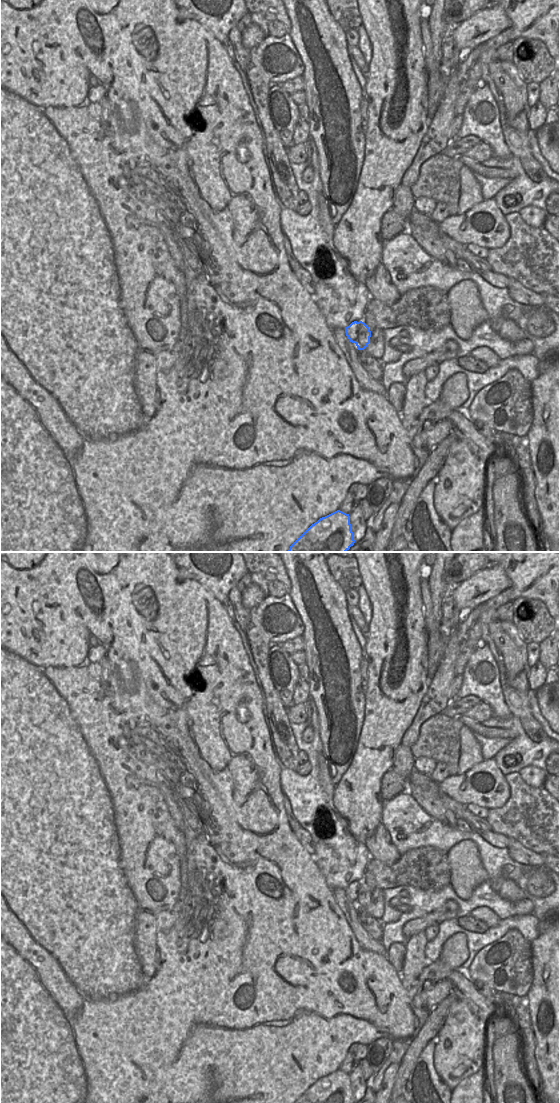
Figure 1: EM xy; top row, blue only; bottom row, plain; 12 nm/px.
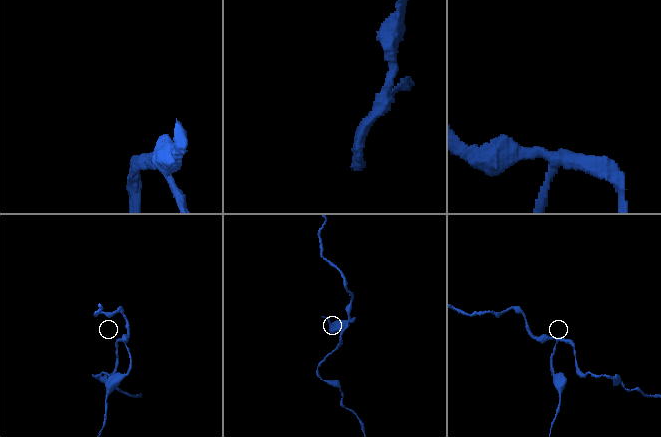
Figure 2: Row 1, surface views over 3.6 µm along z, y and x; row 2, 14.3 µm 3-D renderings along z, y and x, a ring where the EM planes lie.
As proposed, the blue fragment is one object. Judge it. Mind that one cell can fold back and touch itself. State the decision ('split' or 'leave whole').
split

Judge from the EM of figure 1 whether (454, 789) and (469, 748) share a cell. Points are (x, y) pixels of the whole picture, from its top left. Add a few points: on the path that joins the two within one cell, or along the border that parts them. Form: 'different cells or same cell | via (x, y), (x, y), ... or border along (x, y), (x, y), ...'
different cells | border along (480, 763), (474, 764), (463, 773), (457, 775)

